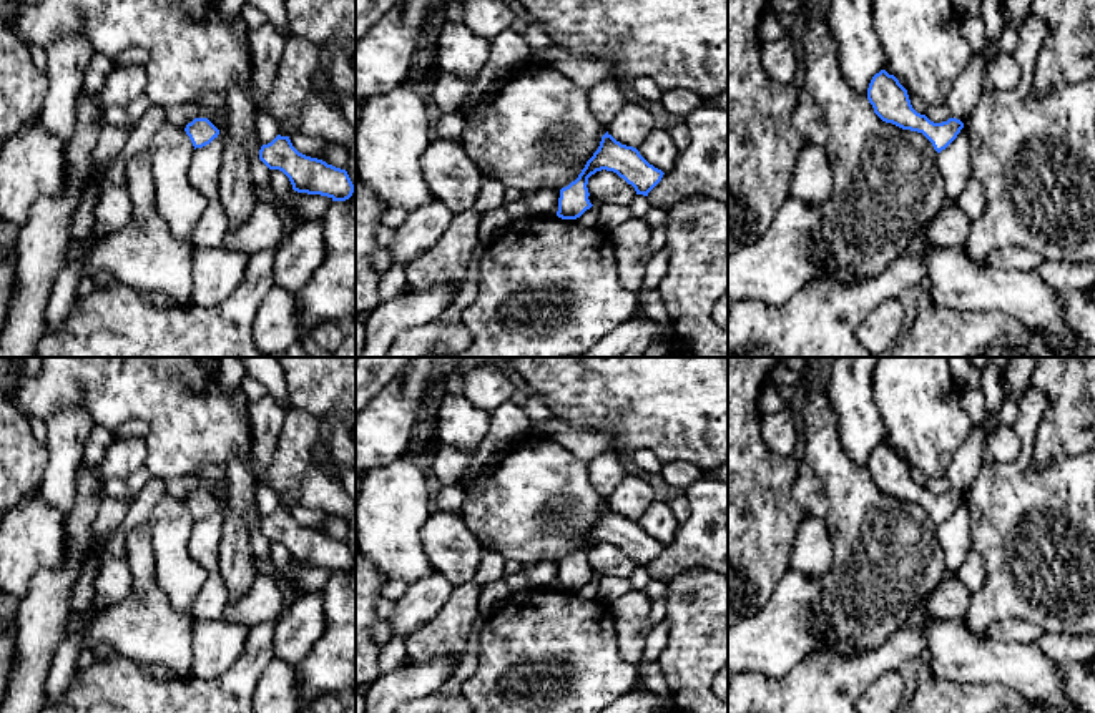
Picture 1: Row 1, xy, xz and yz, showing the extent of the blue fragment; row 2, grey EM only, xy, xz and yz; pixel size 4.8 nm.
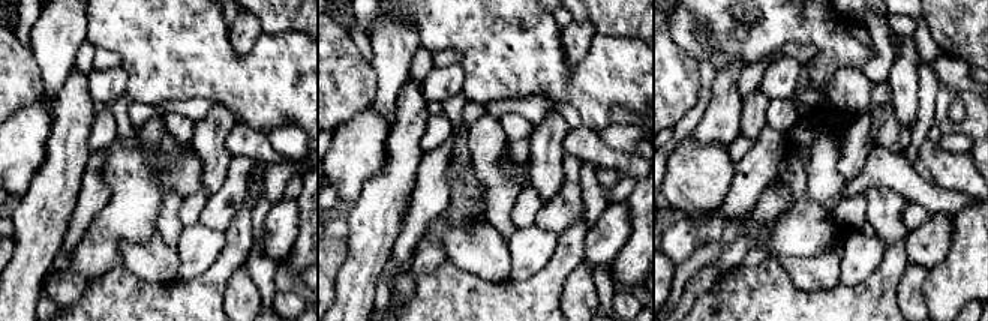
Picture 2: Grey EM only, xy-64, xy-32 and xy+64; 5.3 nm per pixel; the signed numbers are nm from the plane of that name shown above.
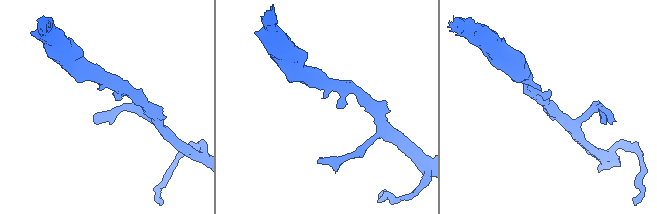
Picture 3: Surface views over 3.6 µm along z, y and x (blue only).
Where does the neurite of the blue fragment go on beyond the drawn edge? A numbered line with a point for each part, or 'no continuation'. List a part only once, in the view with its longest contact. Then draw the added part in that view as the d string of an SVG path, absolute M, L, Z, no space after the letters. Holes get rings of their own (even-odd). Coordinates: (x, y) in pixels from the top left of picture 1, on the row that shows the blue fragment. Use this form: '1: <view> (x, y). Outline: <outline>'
no continuation

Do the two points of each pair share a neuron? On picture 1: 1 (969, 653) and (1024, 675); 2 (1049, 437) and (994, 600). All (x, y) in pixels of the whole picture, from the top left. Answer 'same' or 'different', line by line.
1: same
2: different

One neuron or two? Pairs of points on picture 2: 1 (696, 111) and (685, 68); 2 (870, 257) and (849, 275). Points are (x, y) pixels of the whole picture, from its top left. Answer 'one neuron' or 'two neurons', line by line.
1: two neurons
2: one neuron

